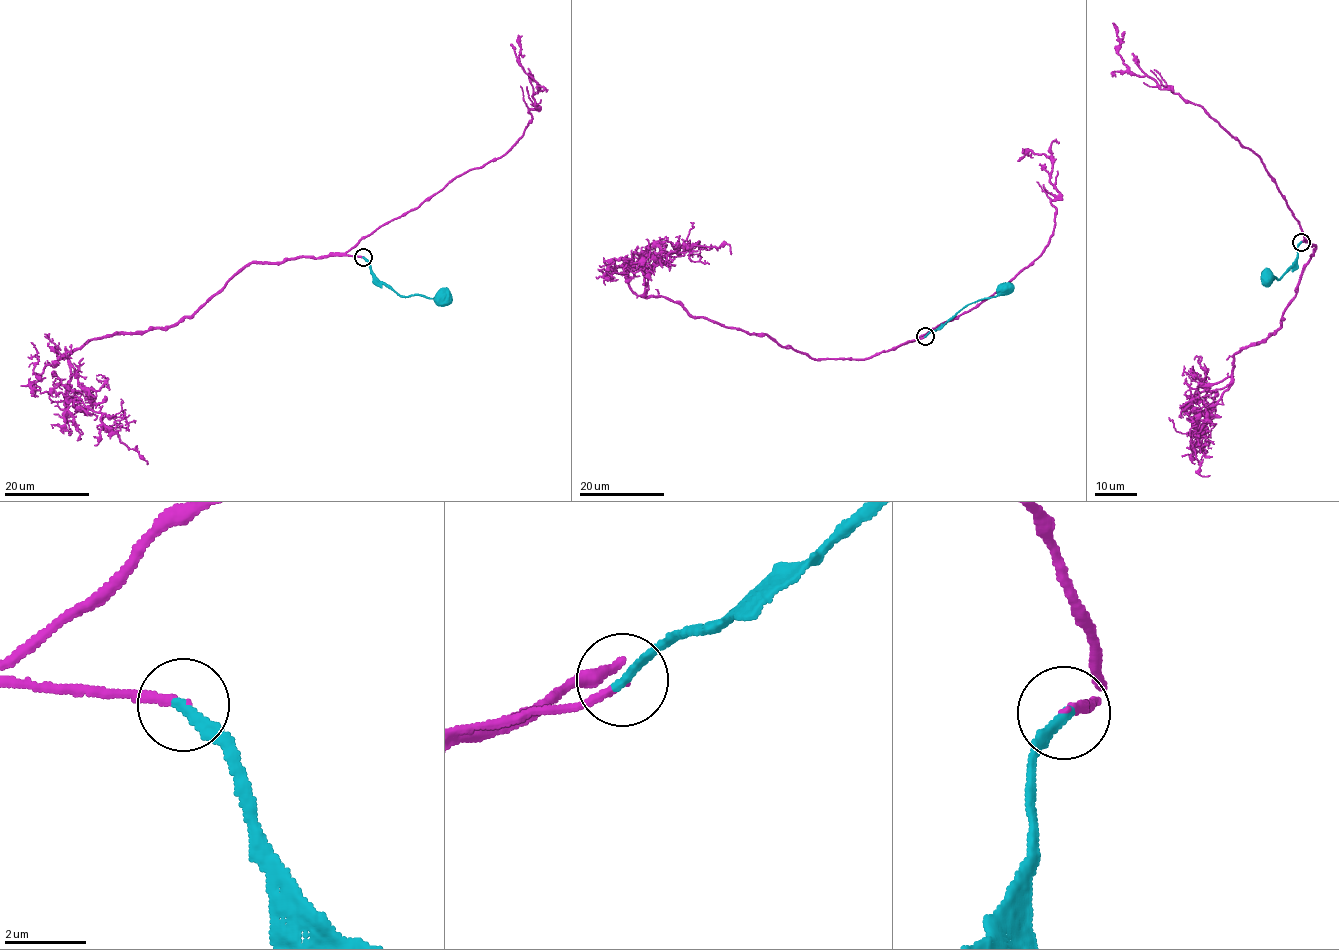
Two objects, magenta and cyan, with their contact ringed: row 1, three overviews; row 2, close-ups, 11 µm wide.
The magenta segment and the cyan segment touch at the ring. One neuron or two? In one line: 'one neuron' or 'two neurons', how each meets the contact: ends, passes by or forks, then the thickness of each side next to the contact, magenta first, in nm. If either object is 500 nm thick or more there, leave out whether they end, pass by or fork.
one neuron; magenta ends; cyan ends; calibres 140 and 260 nm

